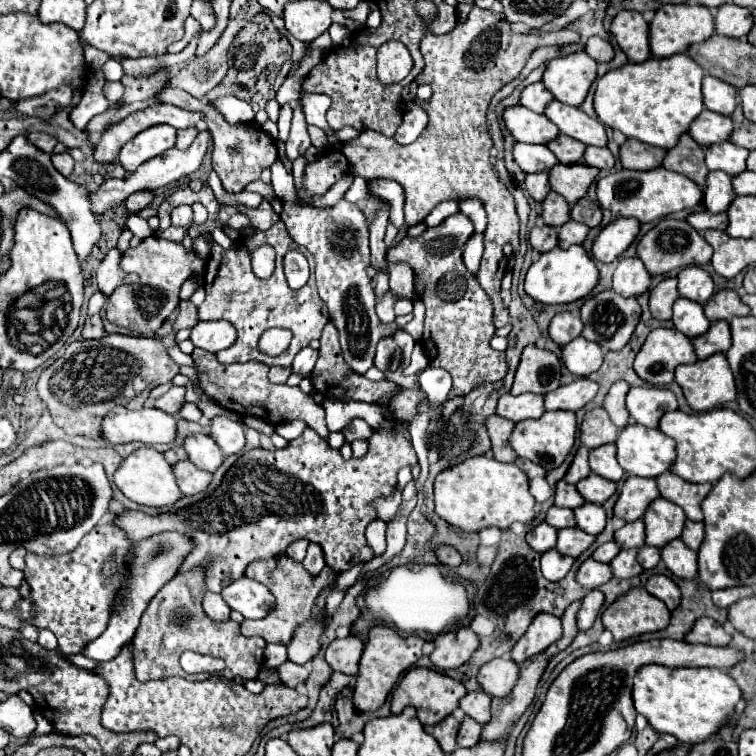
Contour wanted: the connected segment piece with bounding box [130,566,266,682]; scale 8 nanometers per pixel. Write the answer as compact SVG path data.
M196 566L192 570L182 572L174 580L170 580L154 598L152 604L148 604L140 628L136 630L136 636L130 642L132 656L134 656L134 674L140 682L168 678L168 676L180 676L189 681L202 681L203 677L193 677L182 670L180 666L180 654L186 650L204 654L204 656L216 656L226 662L226 672L222 672L224 678L236 680L254 680L258 678L262 664L264 664L264 646L266 642L262 638L246 638L240 634L240 624L234 620L226 622L214 622L210 620L202 610L202 600L206 594L204 588L204 566Z

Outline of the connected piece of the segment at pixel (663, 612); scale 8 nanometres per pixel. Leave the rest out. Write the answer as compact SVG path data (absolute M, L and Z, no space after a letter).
M632 588L602 614L604 628L612 632L614 642L630 640L646 632L664 630L668 620L670 612L666 604L656 600L644 588Z

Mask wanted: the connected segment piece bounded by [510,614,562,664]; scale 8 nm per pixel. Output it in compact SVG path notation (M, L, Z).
M540 614L536 616L536 620L530 624L526 636L522 636L516 646L510 652L510 658L520 664L528 658L532 658L534 654L546 650L550 644L554 644L558 638L562 636L562 622L556 620L556 616L548 616L548 614Z

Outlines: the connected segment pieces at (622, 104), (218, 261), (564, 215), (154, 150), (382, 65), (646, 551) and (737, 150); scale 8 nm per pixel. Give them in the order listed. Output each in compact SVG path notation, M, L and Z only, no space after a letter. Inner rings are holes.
M676 54L664 60L658 58L648 58L642 64L624 64L618 70L610 70L596 82L596 92L594 92L594 110L598 114L598 120L612 130L620 130L626 138L634 138L652 146L660 148L674 148L680 140L682 134L688 132L690 122L700 116L704 110L702 102L702 76L704 70L688 56L688 54Z
M278 220L270 230L266 232L256 232L254 238L248 240L240 240L236 248L232 250L224 250L220 248L216 242L212 242L212 252L210 258L206 262L204 268L204 290L206 290L206 300L200 304L198 314L200 320L228 320L236 330L238 330L238 340L236 344L232 344L232 348L224 350L224 352L216 352L216 360L222 364L232 364L232 362L262 362L266 366L290 366L294 356L310 344L310 340L320 338L322 328L326 324L326 316L324 316L324 304L316 292L314 280L310 278L306 282L304 288L300 290L292 290L286 284L286 276L282 270L282 258L288 250L298 250L302 252L308 262L312 264L312 256L306 248L300 248L286 232L286 226L282 220ZM262 244L270 244L276 248L276 270L268 280L260 280L252 274L252 266L250 266L250 252L256 246ZM268 328L288 328L294 336L292 342L288 346L286 352L282 352L276 358L264 356L258 350L258 340L262 336L264 330Z
M550 192L546 196L546 200L542 202L542 218L548 226L562 226L570 220L570 206L568 202L556 194L556 192Z
M158 124L140 132L128 144L124 144L120 150L118 162L124 166L124 170L134 172L142 162L164 154L174 144L176 144L176 128Z
M386 42L378 50L378 78L384 84L404 80L410 74L412 66L414 66L412 56L408 48L400 42Z
M644 546L644 548L640 548L640 552L638 552L638 560L640 560L642 568L646 568L646 570L656 568L658 562L660 562L660 548L652 548L652 546Z
M730 140L712 144L706 148L706 166L710 170L724 170L730 176L736 176L746 170L748 154L750 152L746 148L740 148L740 146L732 144Z

